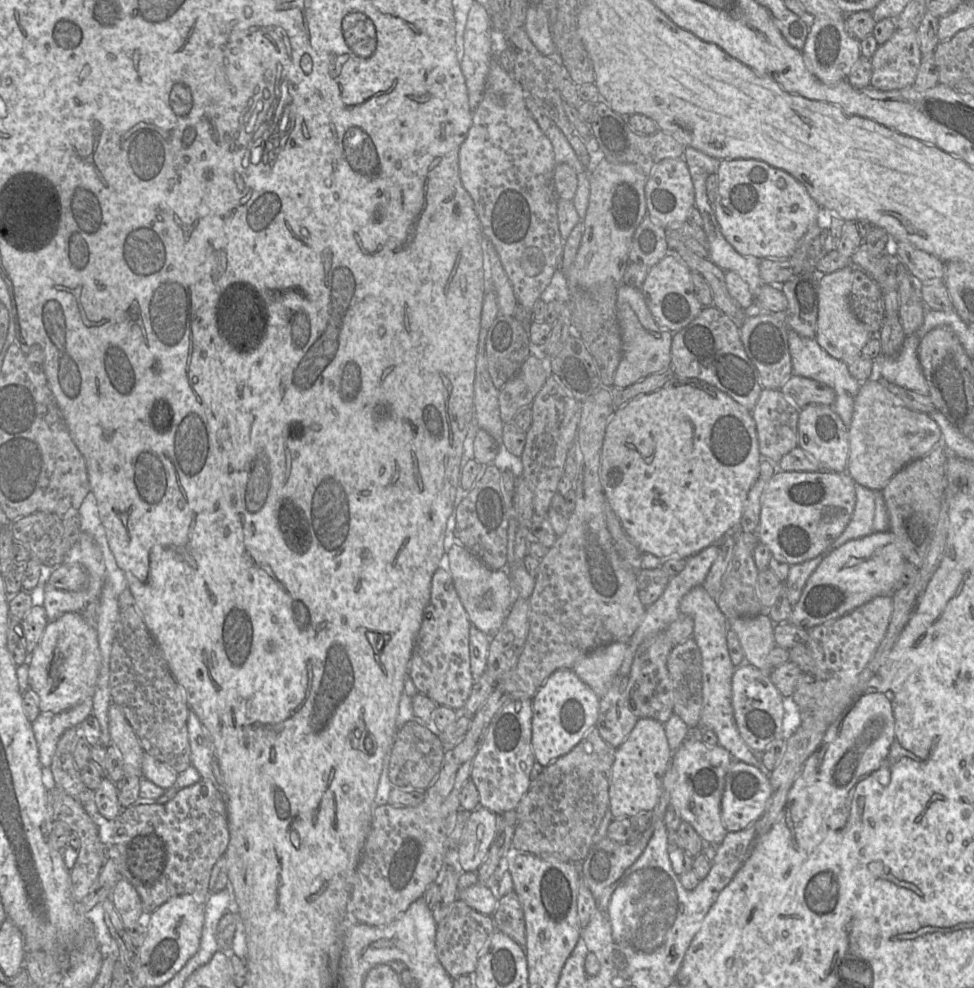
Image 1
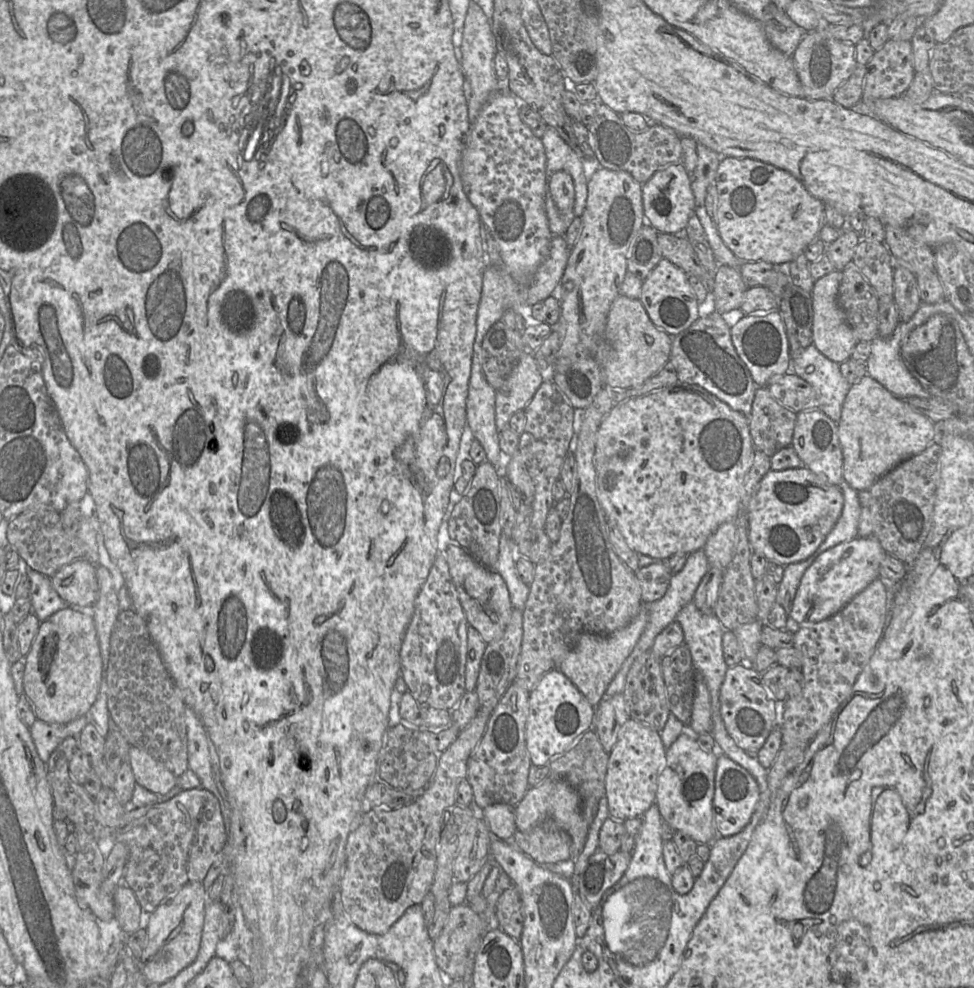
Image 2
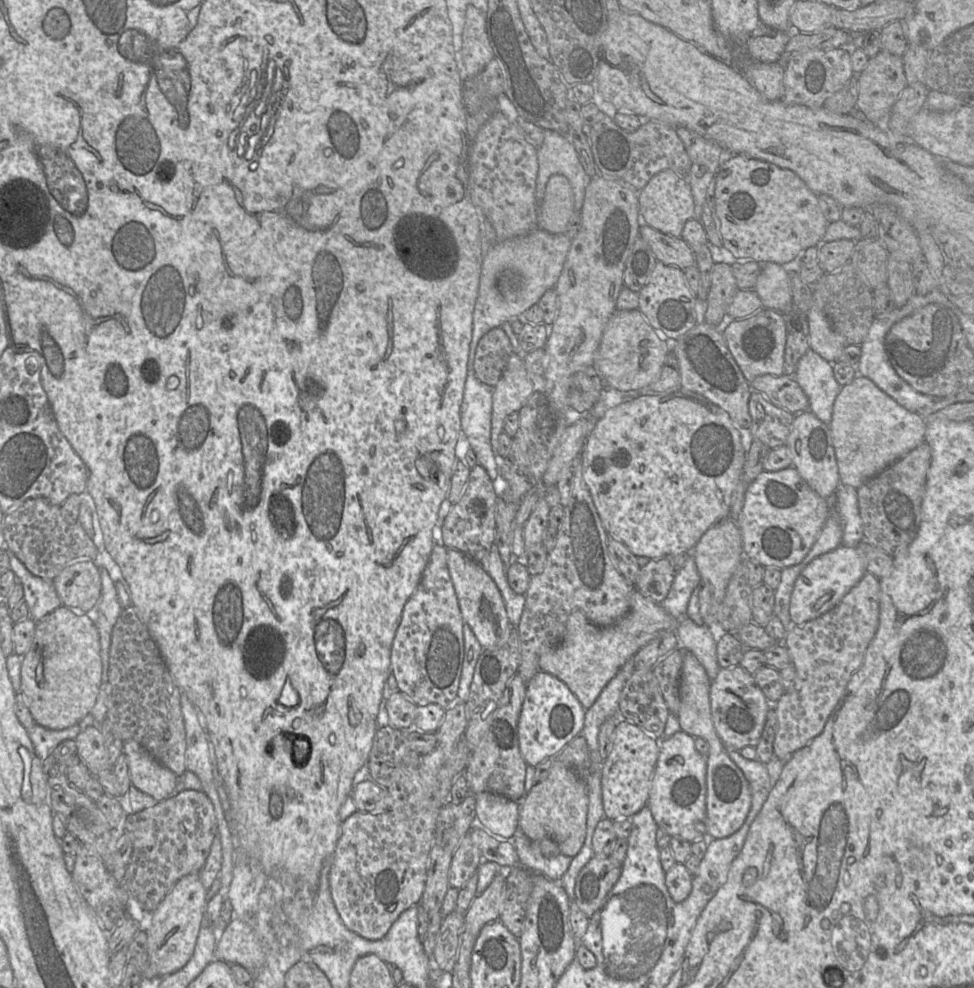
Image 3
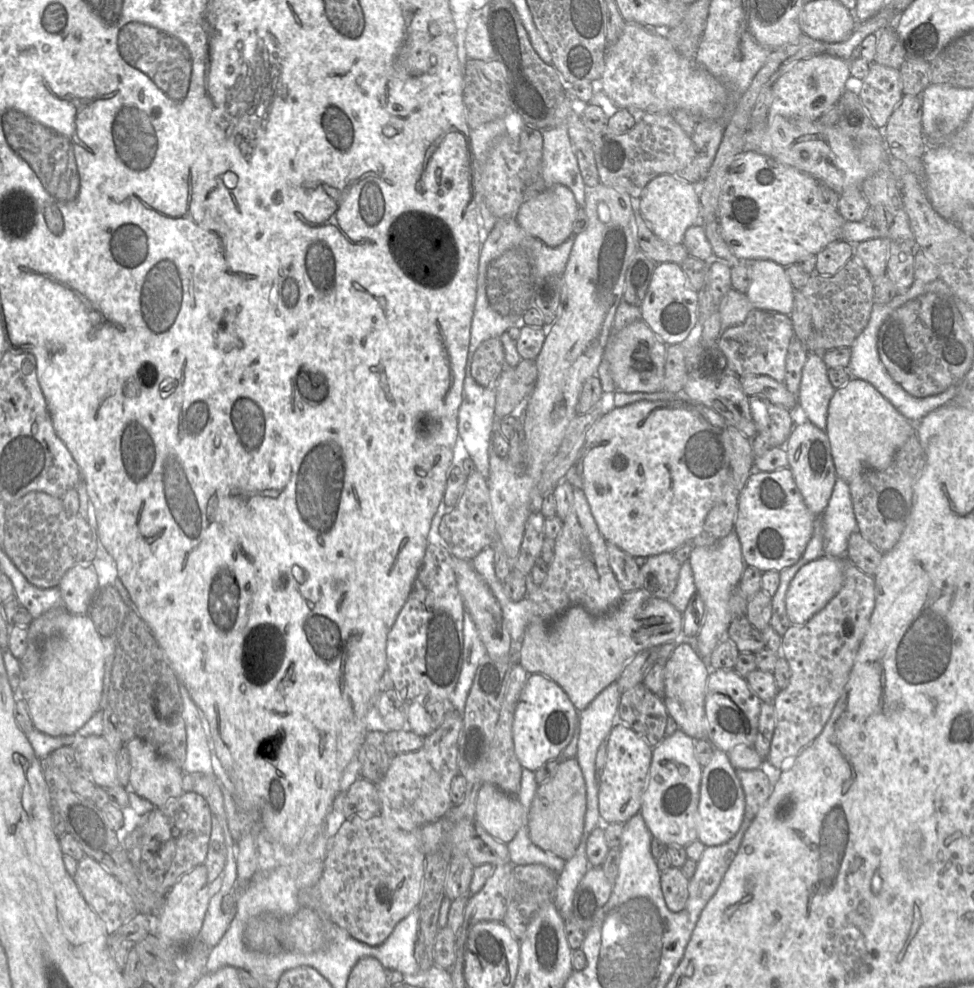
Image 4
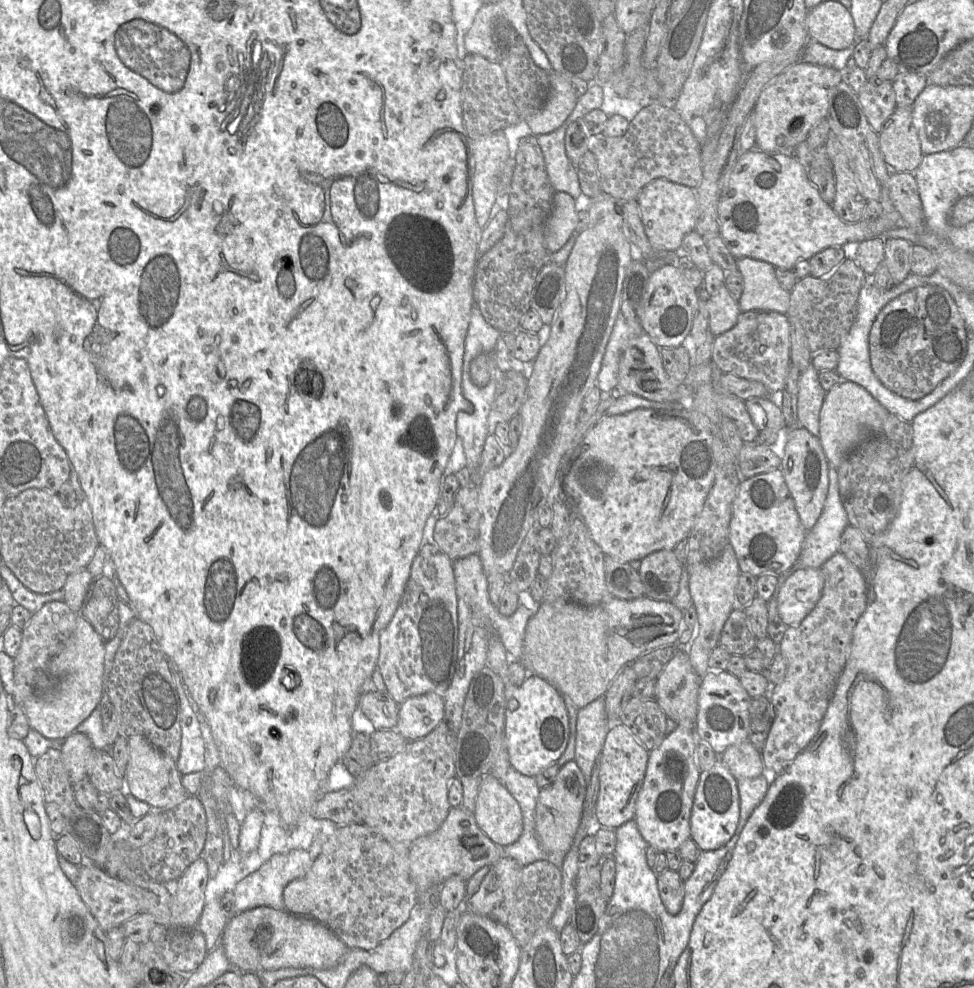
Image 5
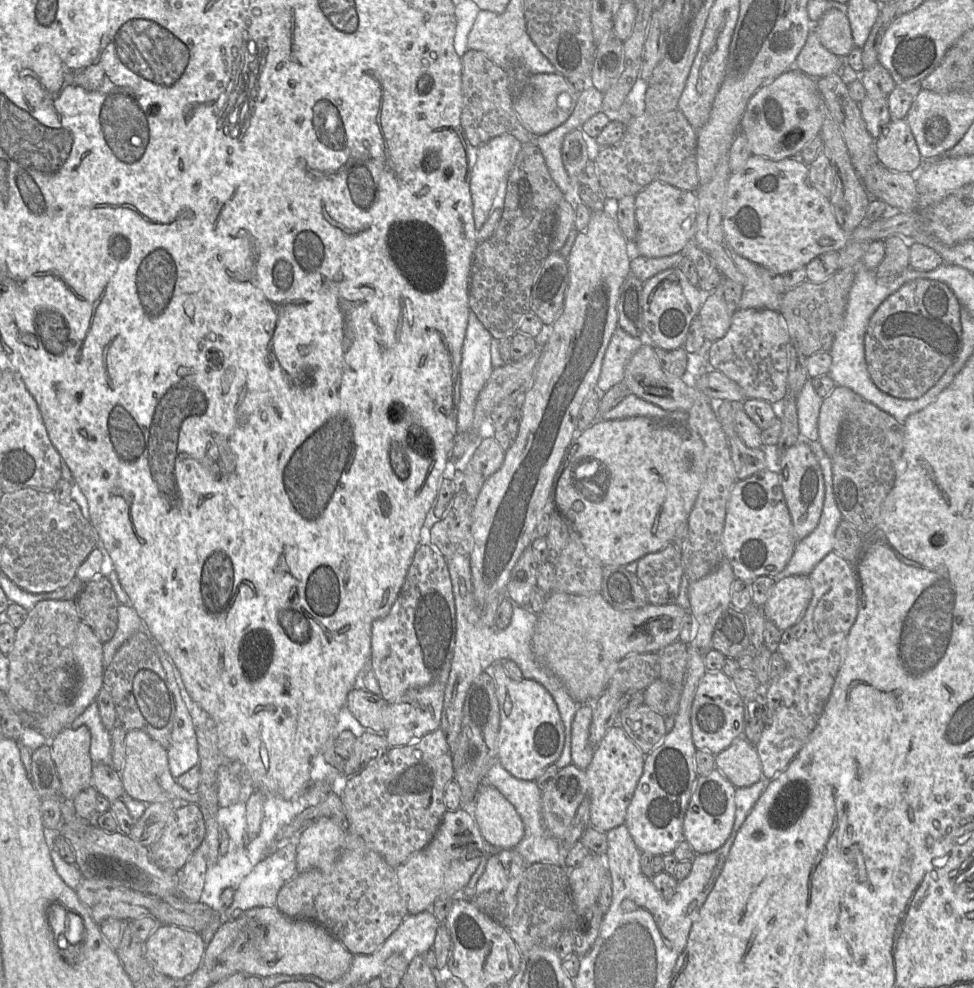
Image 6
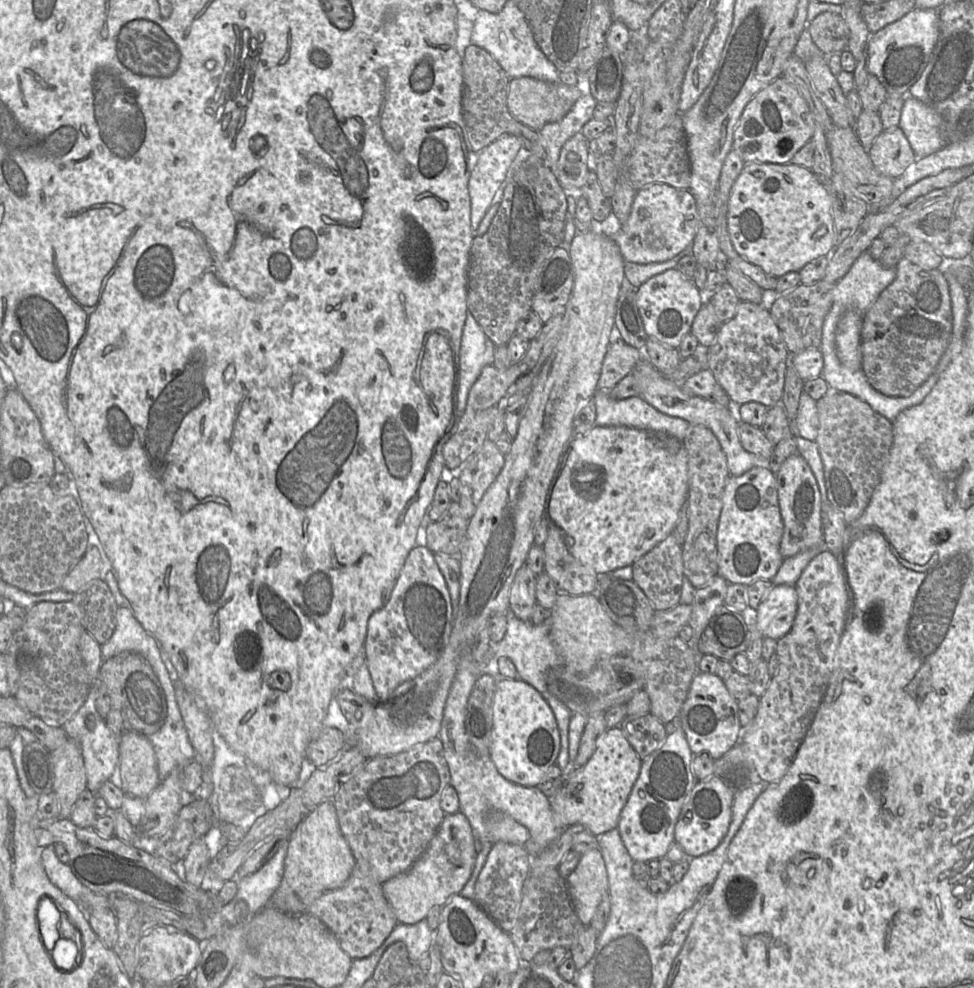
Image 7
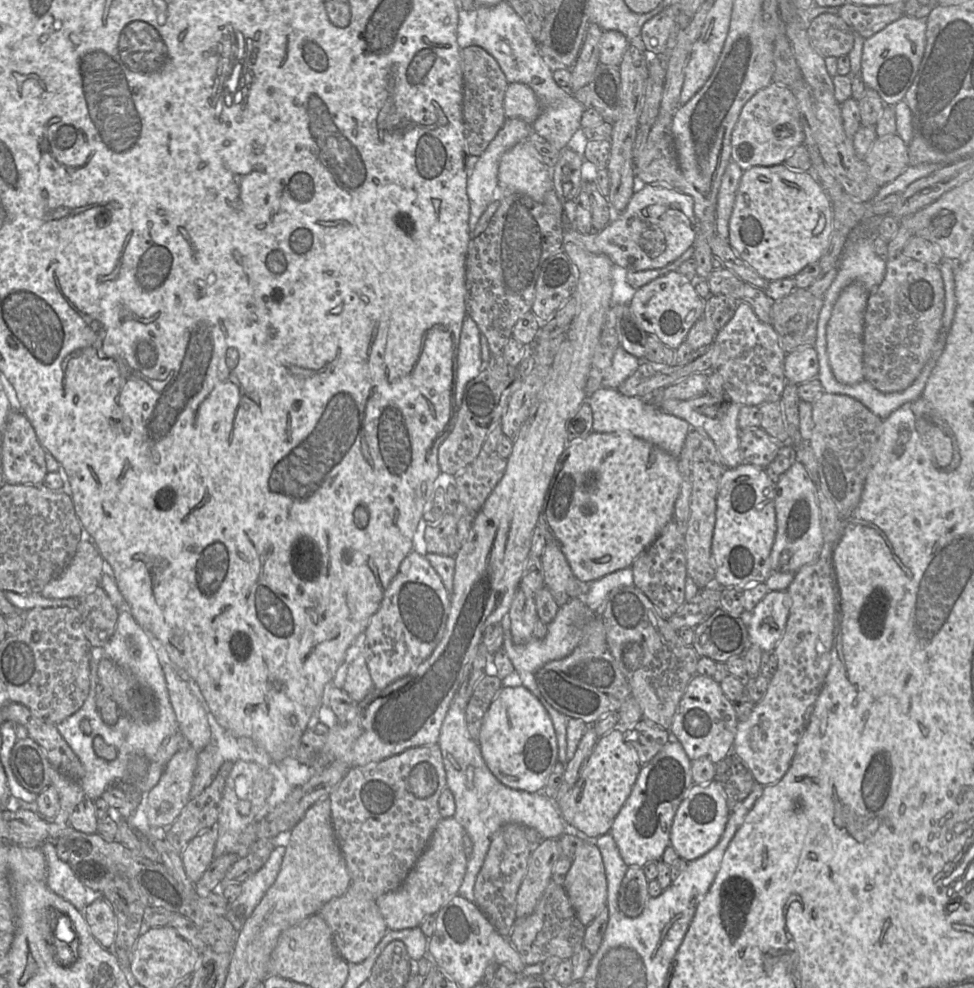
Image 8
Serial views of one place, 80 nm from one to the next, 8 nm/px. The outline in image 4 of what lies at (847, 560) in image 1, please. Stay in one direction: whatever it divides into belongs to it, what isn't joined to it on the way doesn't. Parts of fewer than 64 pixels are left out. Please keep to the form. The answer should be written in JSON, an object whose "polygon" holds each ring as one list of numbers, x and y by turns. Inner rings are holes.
{"polygon":[[822,556,810,561,796,573,785,599,787,616,792,625,805,624,838,593,844,579,844,558]]}

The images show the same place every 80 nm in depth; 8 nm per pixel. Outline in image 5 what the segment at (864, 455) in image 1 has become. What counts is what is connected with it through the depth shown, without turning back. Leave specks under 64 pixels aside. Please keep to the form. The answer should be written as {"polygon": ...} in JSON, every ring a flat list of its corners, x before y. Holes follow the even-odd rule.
{"polygon":[[841,381,826,393,819,418,819,440,829,465,838,468,871,429,882,426,890,413,860,385]]}

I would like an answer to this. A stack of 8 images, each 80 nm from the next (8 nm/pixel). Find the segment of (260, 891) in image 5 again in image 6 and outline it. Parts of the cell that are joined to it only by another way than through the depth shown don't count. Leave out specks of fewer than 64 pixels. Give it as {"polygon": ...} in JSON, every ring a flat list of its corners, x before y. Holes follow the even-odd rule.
{"polygon":[[288,844,284,848,268,855,243,878,238,888,235,889,231,905,222,912,223,920,234,920,252,908,276,906,279,891,297,874,295,844]]}

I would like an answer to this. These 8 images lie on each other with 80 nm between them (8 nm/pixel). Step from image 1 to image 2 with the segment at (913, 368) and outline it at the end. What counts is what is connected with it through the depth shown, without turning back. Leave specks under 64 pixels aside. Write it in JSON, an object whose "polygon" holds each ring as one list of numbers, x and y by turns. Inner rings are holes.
{"polygon":[[897,330,891,336,889,343,882,343,881,337,877,337,871,341,871,354,866,361,867,363,867,375,880,383,891,394,899,399,906,399,909,397,917,398,930,398,932,397,921,386,918,380,916,380,905,367,900,350,902,344,906,341,909,334,914,330]]}

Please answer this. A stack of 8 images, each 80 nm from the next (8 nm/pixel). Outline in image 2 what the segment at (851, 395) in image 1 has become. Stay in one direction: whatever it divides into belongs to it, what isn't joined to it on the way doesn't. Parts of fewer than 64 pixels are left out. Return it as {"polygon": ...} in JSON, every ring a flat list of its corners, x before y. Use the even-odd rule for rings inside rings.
{"polygon":[[812,343,800,354,793,355,790,371,816,390,818,409,838,424,844,400,851,388,840,372,840,364,826,358]]}

